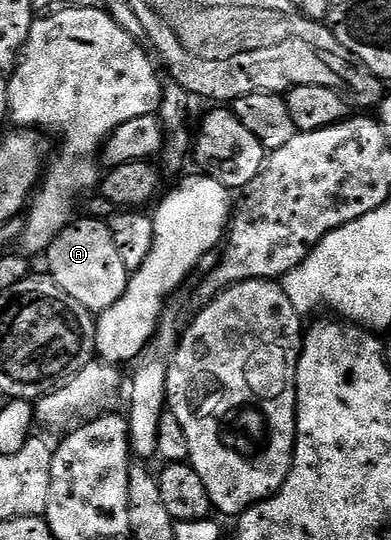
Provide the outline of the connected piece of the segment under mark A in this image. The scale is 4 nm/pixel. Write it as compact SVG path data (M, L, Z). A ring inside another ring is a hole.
M85 215L82 221L74 220L50 243L47 250L48 257L48 276L52 277L60 289L67 291L67 295L71 295L71 299L75 299L75 303L83 303L83 307L87 307L94 315L107 311L107 307L111 307L111 303L119 303L123 291L127 291L127 283L131 274L127 271L127 267L123 267L123 262L119 259L119 250L115 248L115 239L111 239L108 220L98 219L93 215Z

